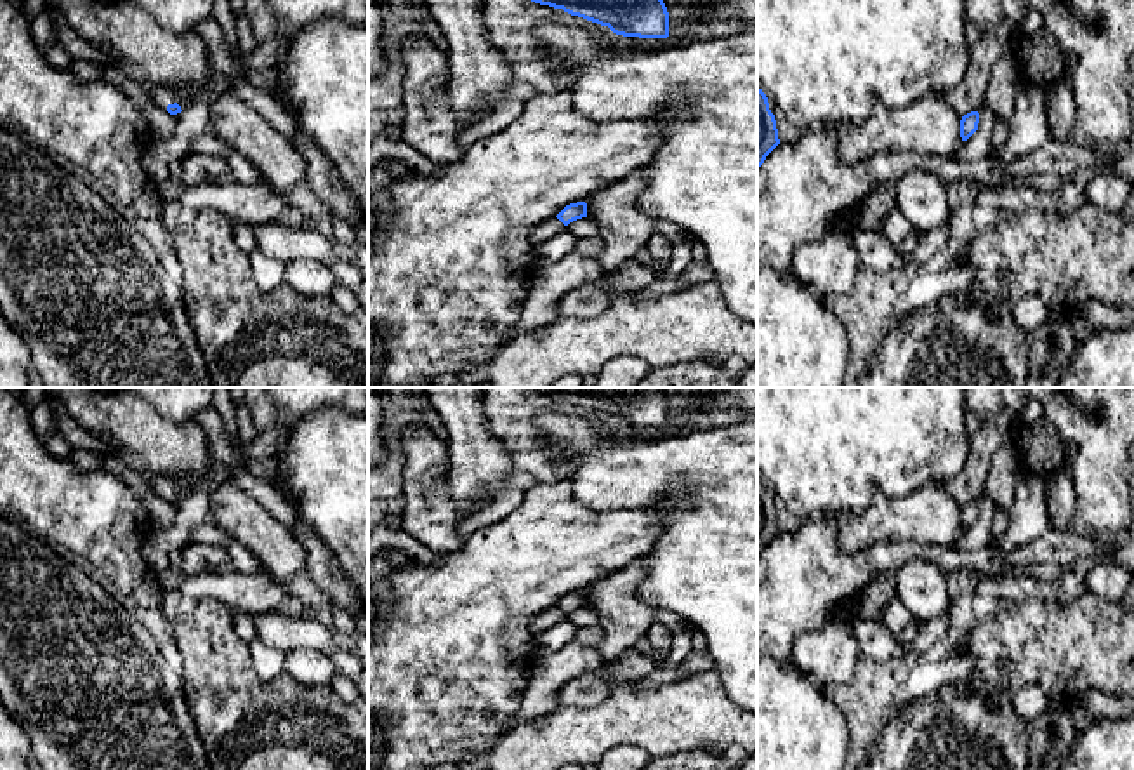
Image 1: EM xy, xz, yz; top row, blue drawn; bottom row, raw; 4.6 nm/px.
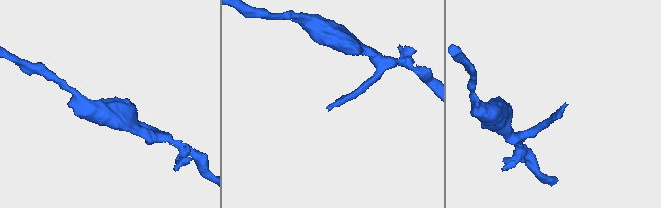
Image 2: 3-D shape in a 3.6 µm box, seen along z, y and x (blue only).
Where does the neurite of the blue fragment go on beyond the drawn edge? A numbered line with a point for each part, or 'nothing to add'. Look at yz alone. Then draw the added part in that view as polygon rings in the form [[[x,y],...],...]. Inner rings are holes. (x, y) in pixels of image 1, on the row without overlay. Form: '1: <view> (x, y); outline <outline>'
nothing to add

